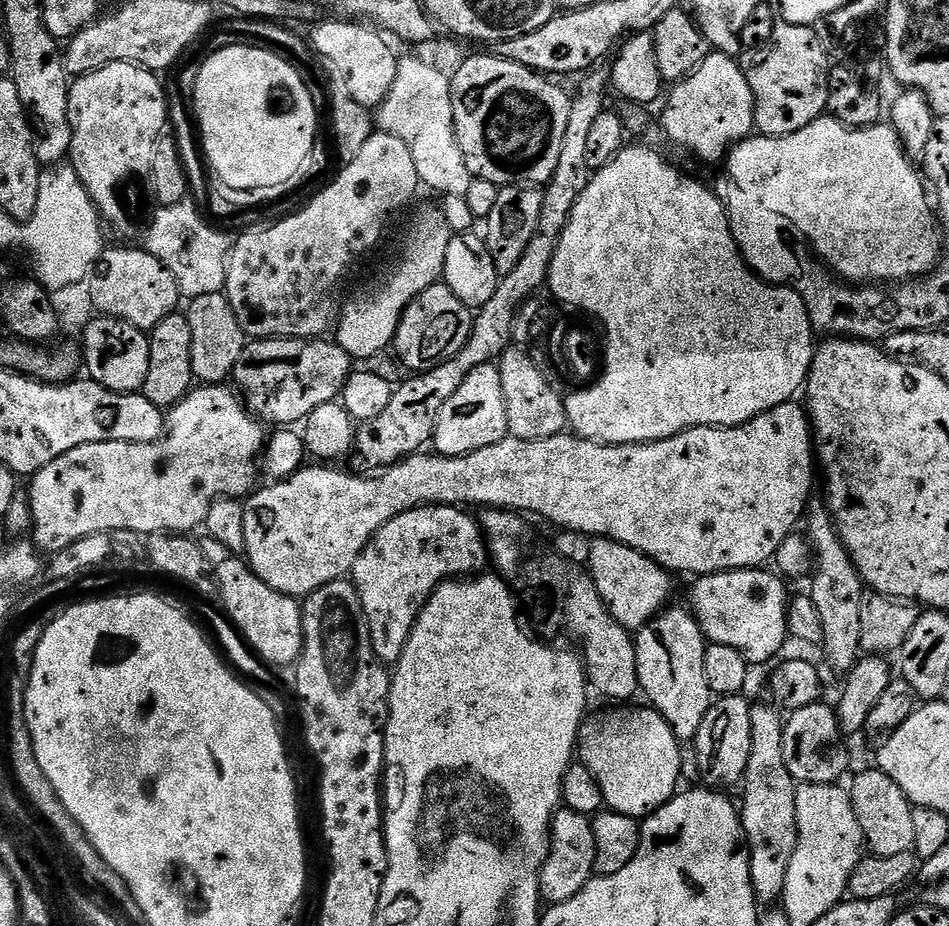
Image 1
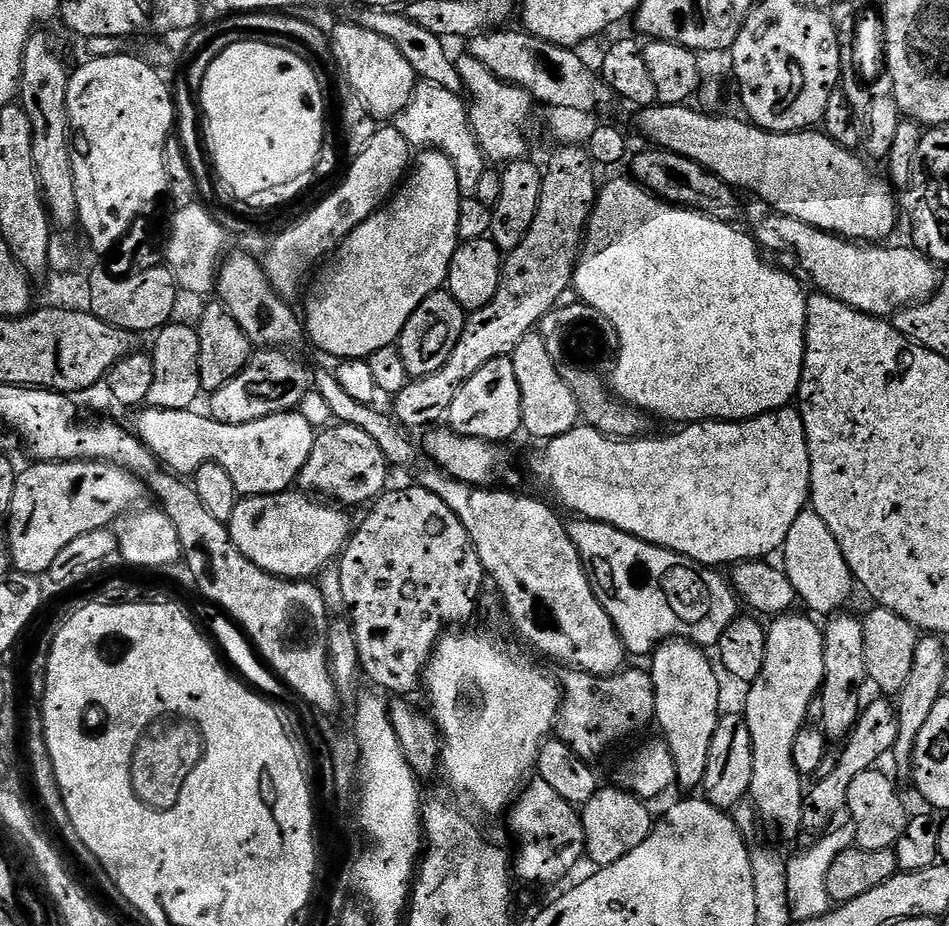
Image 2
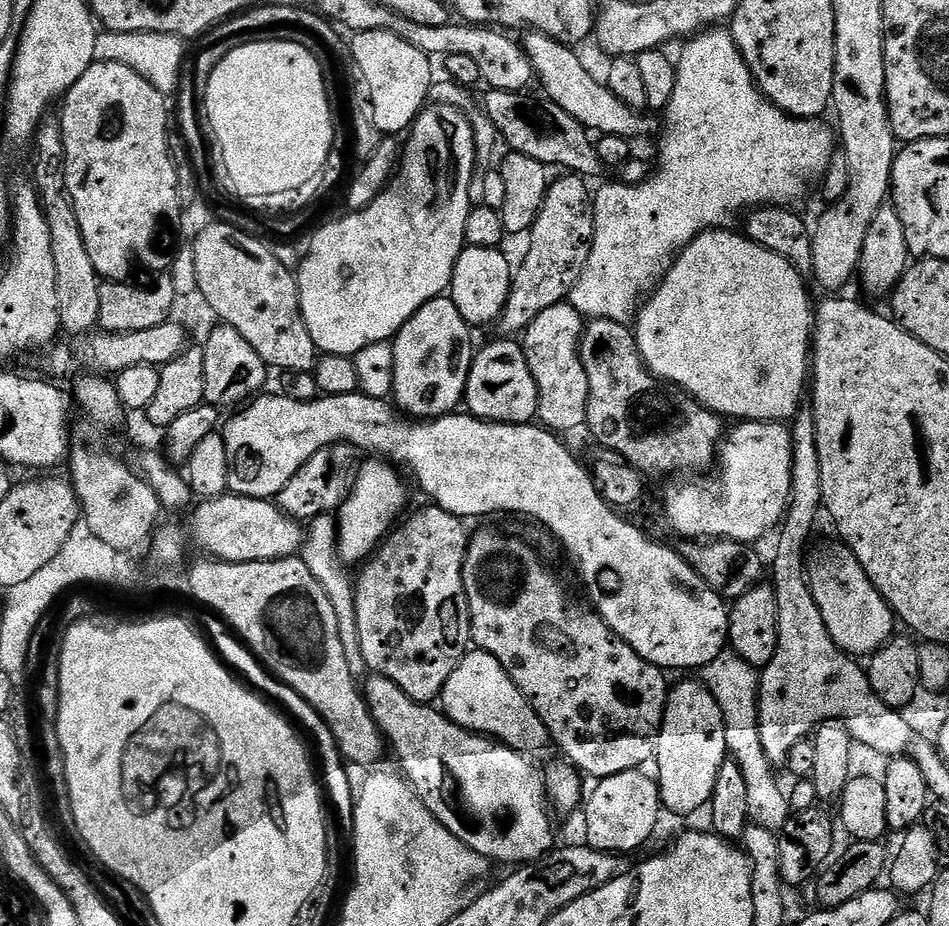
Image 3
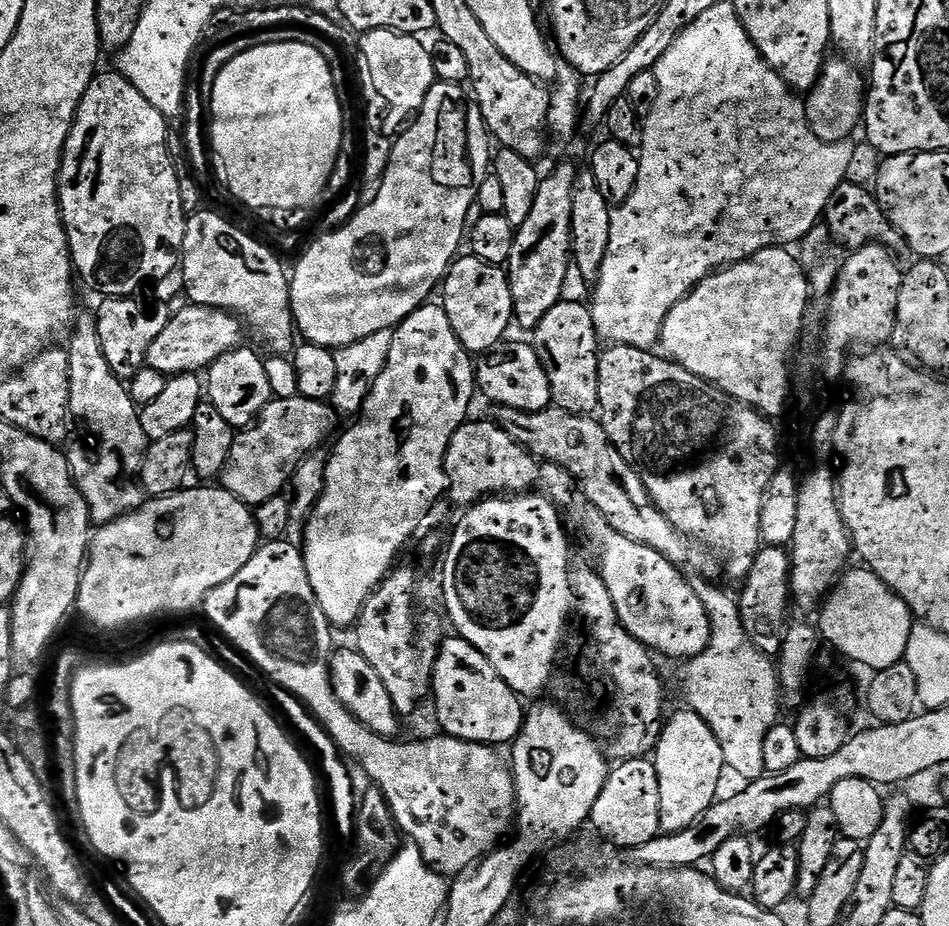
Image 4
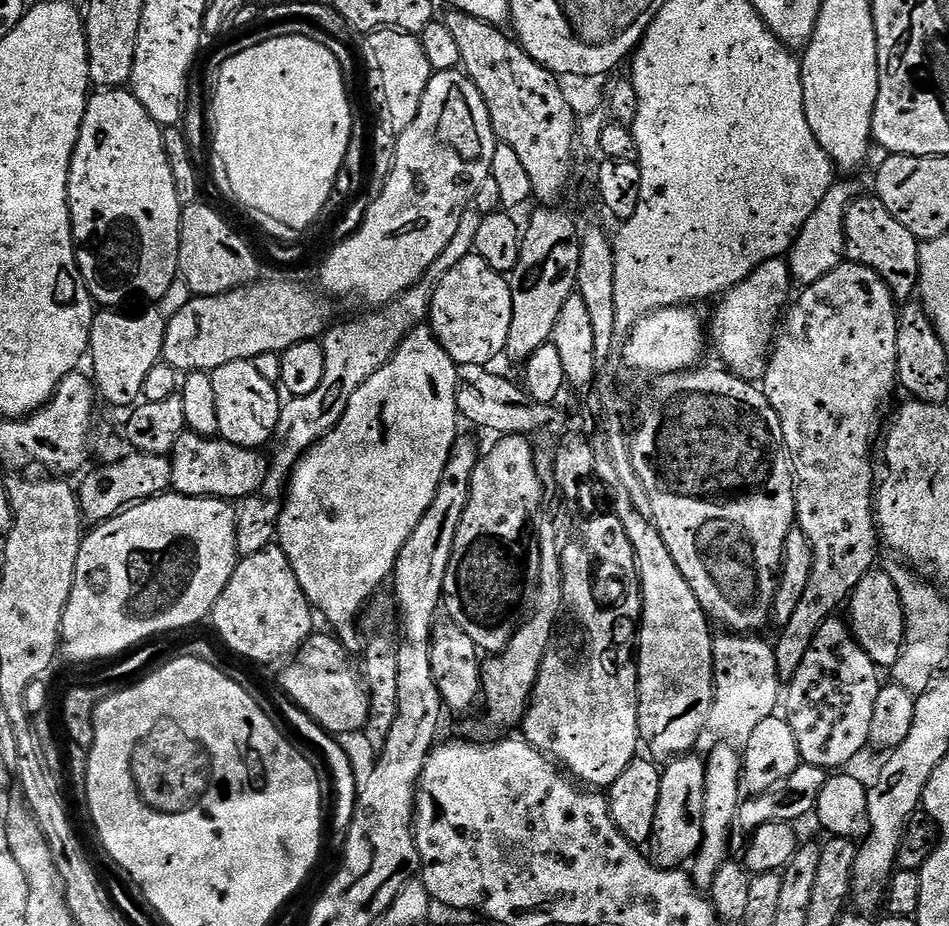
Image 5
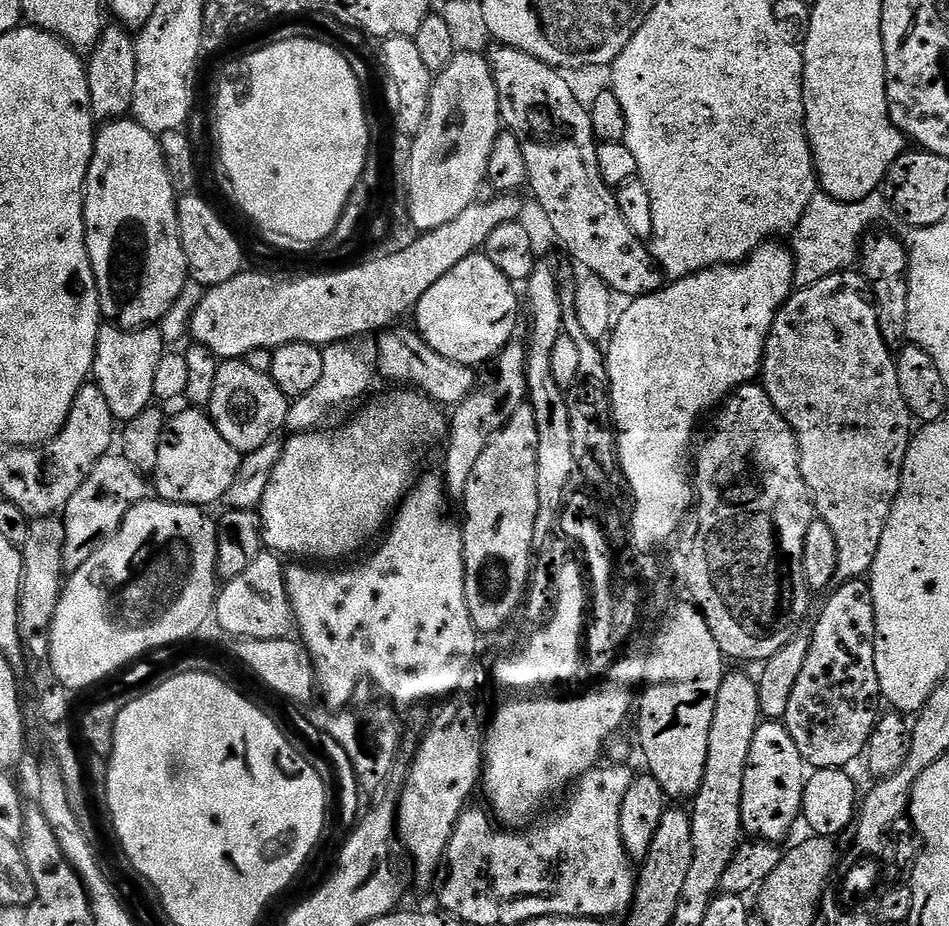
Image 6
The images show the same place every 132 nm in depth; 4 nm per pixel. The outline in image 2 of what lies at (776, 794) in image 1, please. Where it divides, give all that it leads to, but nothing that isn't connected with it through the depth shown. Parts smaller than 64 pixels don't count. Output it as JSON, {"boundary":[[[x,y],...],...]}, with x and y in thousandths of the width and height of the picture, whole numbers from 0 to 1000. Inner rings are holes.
{"boundary":[[[827,663],[819,665],[808,675],[807,681],[807,711],[803,715],[803,728],[795,738],[789,740],[789,753],[786,754],[786,762],[783,770],[784,779],[790,784],[790,797],[795,806],[795,840],[790,840],[790,853],[788,860],[797,873],[800,887],[806,895],[819,898],[822,903],[835,907],[844,902],[843,888],[847,878],[848,852],[843,852],[845,839],[837,827],[837,814],[839,813],[839,798],[841,793],[849,784],[847,778],[851,768],[857,768],[861,759],[864,742],[868,739],[868,685],[865,675],[859,674],[855,664],[839,665],[840,663]]]}

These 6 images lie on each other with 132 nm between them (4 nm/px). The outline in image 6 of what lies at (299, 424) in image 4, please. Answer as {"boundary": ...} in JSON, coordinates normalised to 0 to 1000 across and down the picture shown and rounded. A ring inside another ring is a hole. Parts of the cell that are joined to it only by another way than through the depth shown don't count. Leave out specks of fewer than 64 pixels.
{"boundary":[[[207,438],[195,442],[195,445],[176,455],[171,469],[171,477],[166,482],[166,503],[162,511],[163,535],[180,544],[231,545],[253,511],[254,489],[249,488],[234,469],[230,469],[218,444]]]}

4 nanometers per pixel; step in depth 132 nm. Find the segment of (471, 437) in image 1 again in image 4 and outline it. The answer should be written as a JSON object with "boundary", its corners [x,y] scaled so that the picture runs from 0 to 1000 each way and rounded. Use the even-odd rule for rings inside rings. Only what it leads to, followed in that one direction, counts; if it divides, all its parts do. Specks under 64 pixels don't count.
{"boundary":[[[528,369],[505,390],[502,397],[502,417],[505,427],[519,432],[519,437],[529,441],[541,441],[551,445],[566,445],[582,436],[580,408],[571,400],[571,391],[561,376],[560,370],[535,371]]]}

